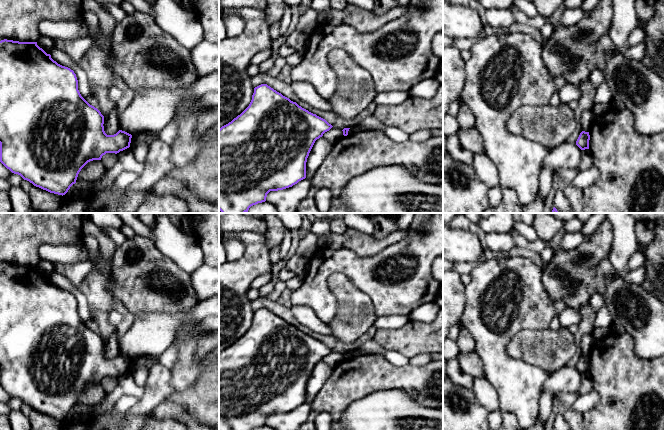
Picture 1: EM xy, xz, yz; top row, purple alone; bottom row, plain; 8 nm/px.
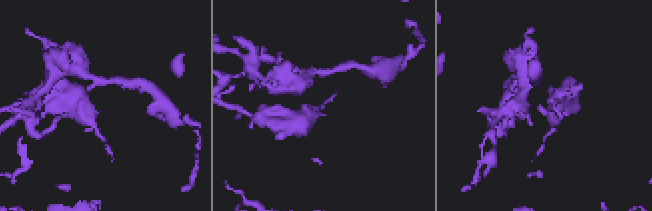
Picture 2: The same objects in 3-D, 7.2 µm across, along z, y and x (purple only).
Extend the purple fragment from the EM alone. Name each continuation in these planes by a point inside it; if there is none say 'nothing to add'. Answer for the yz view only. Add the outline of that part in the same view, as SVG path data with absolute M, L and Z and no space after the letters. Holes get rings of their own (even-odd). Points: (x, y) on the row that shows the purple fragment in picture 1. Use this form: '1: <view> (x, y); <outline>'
nothing to add

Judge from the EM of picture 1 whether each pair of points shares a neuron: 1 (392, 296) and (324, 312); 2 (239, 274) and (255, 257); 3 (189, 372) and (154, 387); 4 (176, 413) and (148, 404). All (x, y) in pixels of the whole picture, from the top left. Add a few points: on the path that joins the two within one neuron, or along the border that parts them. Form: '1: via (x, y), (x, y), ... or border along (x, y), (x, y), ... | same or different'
1: via (366, 276), (354, 266), (333, 266), (323, 286) | same
2: via (243, 270), (252, 261) | same
3: border along (170, 370), (170, 384), (175, 391) | different
4: border along (164, 400), (148, 412), (134, 416) | different

